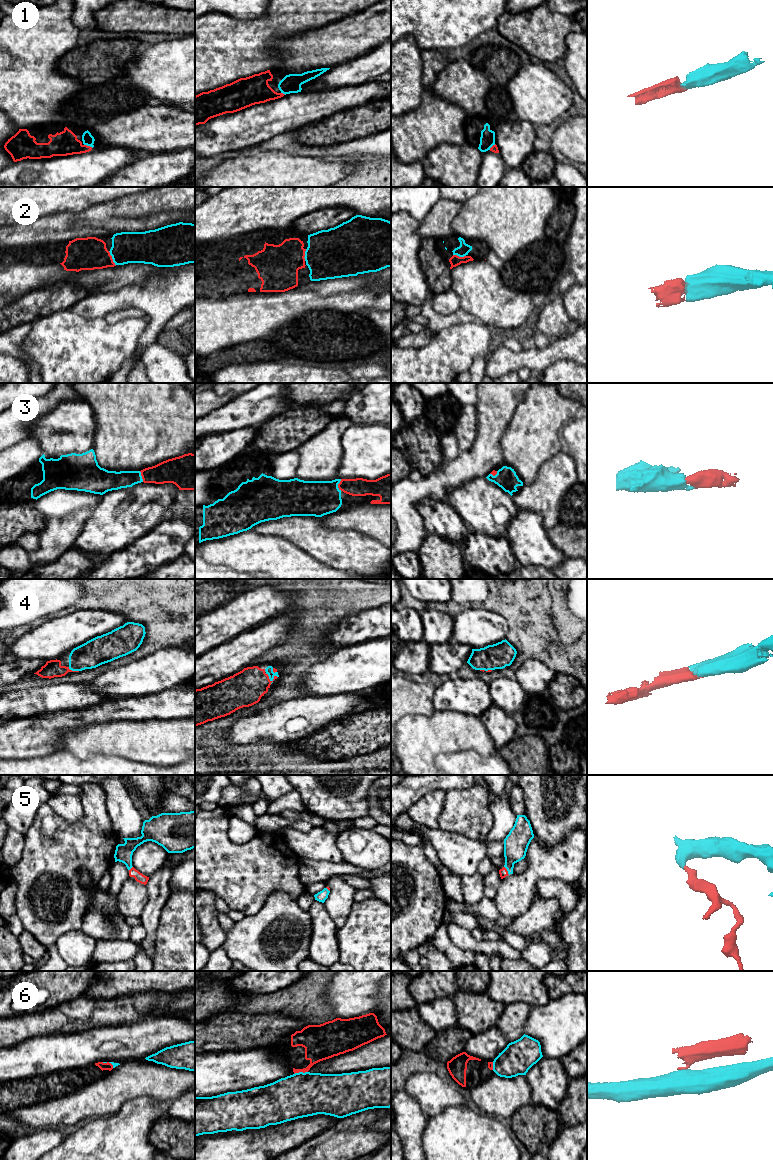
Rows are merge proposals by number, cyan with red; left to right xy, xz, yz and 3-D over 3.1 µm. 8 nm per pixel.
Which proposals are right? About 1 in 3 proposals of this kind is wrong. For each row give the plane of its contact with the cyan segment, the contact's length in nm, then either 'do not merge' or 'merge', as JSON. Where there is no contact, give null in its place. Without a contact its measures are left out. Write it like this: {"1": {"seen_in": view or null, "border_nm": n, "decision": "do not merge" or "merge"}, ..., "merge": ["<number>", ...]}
{"1": {"seen_in": "xy", "border_nm": 80, "decision": "merge"}, "2": {"seen_in": "xy", "border_nm": 130, "decision": "merge"}, "3": {"seen_in": "xz", "border_nm": 100, "decision": "merge"}, "4": {"seen_in": "xz", "border_nm": 110, "decision": "merge"}, "5": {"seen_in": "yz", "border_nm": 80, "decision": "merge"}, "6": {"seen_in": "xz", "border_nm": 110, "decision": "do not merge"}, "merge": ["1", "2", "3", "4", "5"]}

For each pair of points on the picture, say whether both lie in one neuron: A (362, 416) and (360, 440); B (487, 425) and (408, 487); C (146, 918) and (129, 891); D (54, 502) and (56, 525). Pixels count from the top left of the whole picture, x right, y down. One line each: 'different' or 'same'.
A: different
B: same
C: different
D: different

